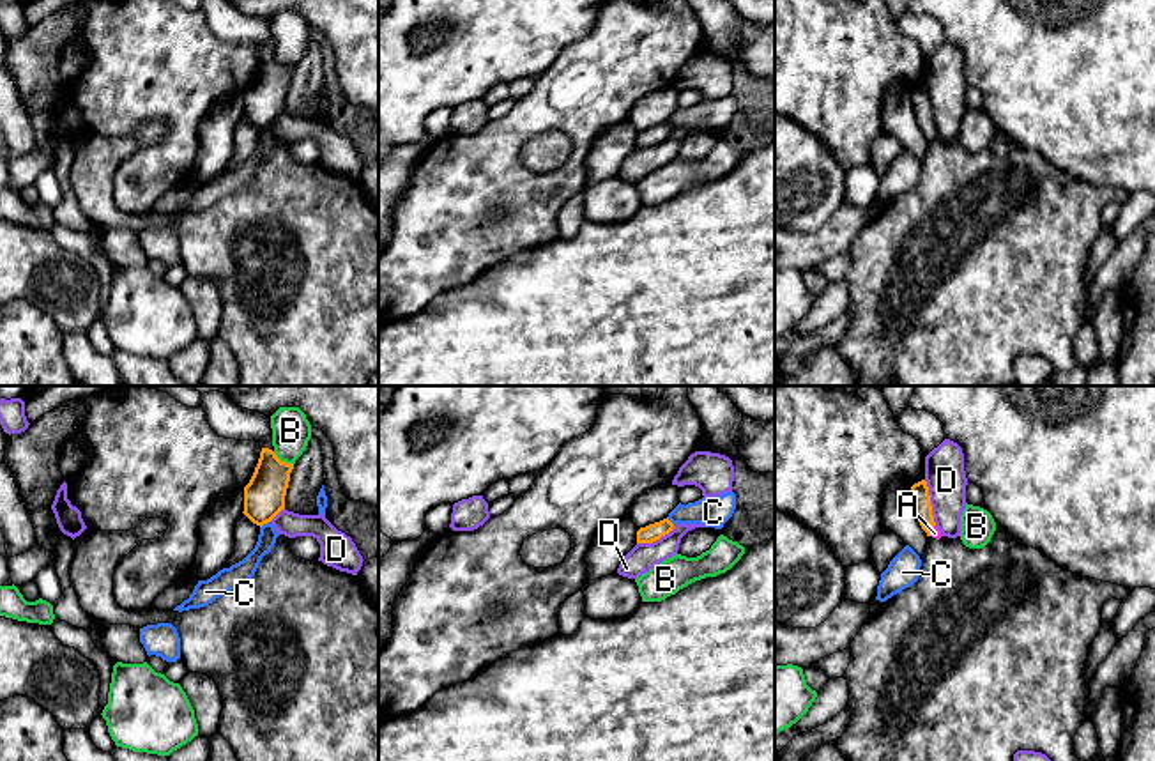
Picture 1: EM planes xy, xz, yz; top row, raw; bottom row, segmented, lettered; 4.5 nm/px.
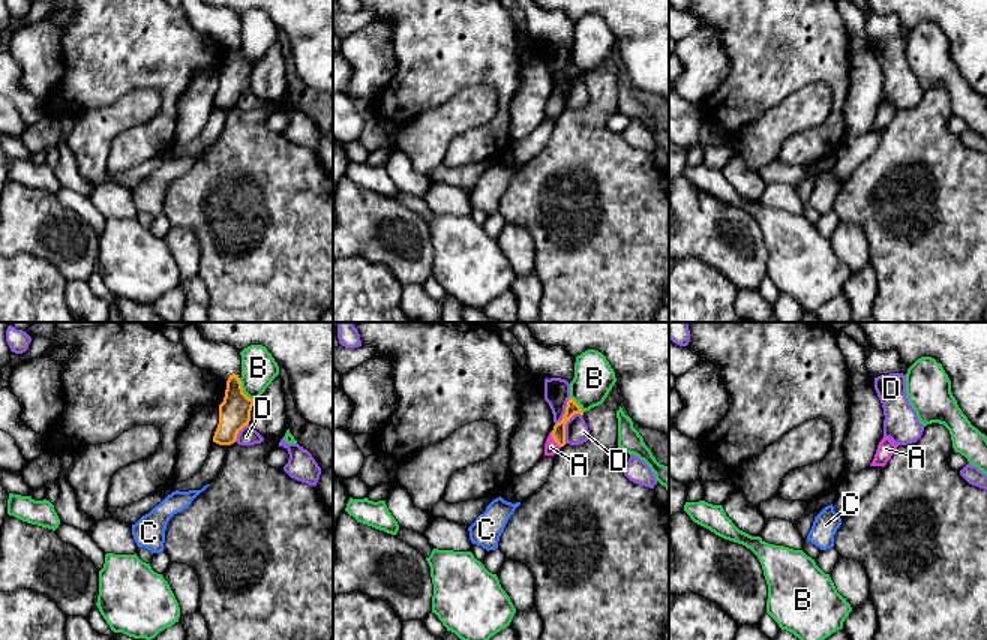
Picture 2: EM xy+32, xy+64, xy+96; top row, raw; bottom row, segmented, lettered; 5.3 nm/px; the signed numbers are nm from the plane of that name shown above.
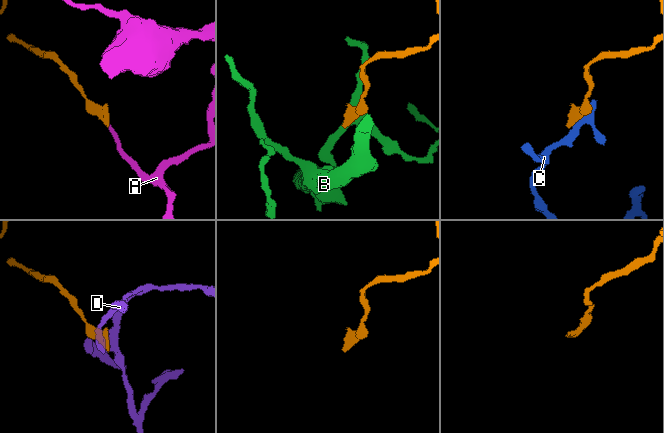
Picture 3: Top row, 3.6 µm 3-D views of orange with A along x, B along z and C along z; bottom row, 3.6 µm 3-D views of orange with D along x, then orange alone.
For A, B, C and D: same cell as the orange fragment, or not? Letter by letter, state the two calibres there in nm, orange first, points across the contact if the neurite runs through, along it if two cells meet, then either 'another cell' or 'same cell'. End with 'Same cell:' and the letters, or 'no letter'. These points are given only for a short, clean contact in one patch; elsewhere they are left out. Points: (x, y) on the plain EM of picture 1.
A: 80/50 nm | across yz (920, 99), (931, 133), (934, 137) | same cell
B: 190/180 nm | along xy (273, 55), (282, 64), (292, 68) | another cell
C: 190/100 nm | along xy (269, 124), (260, 131) | another cell
D: 80/180 nm | another cell
Same cell: A

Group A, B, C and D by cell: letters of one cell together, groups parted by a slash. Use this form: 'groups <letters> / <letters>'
groups A / B / C / D

